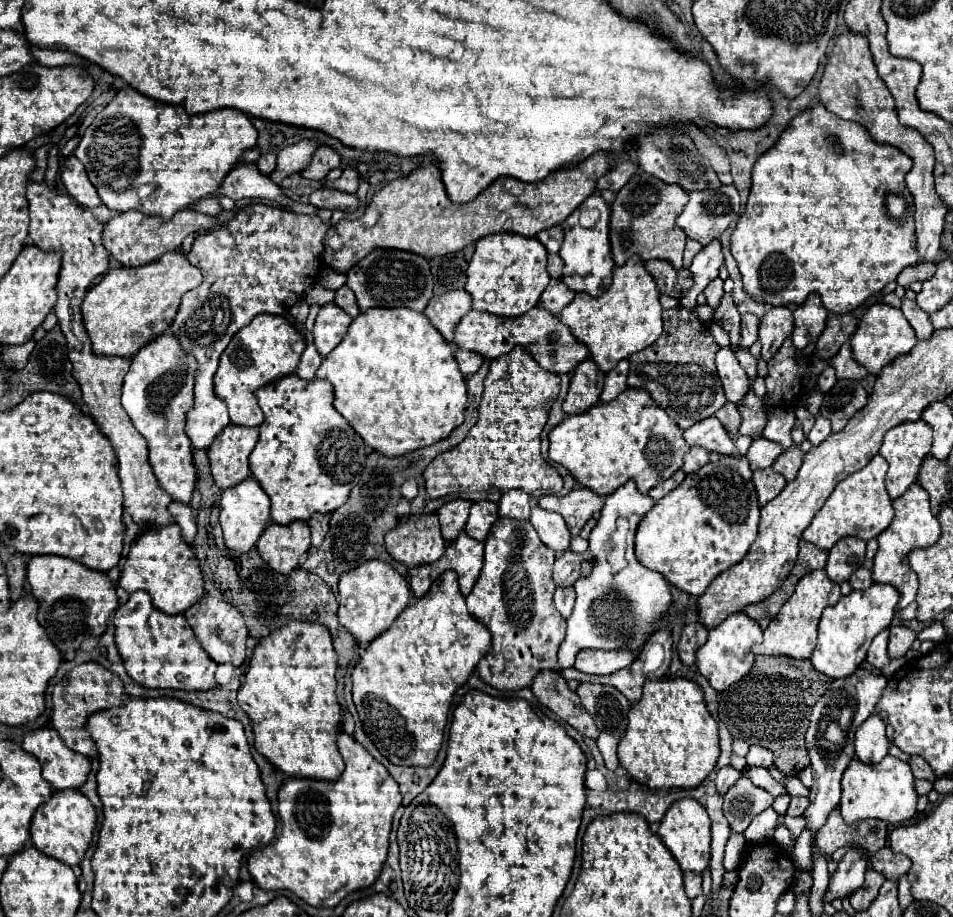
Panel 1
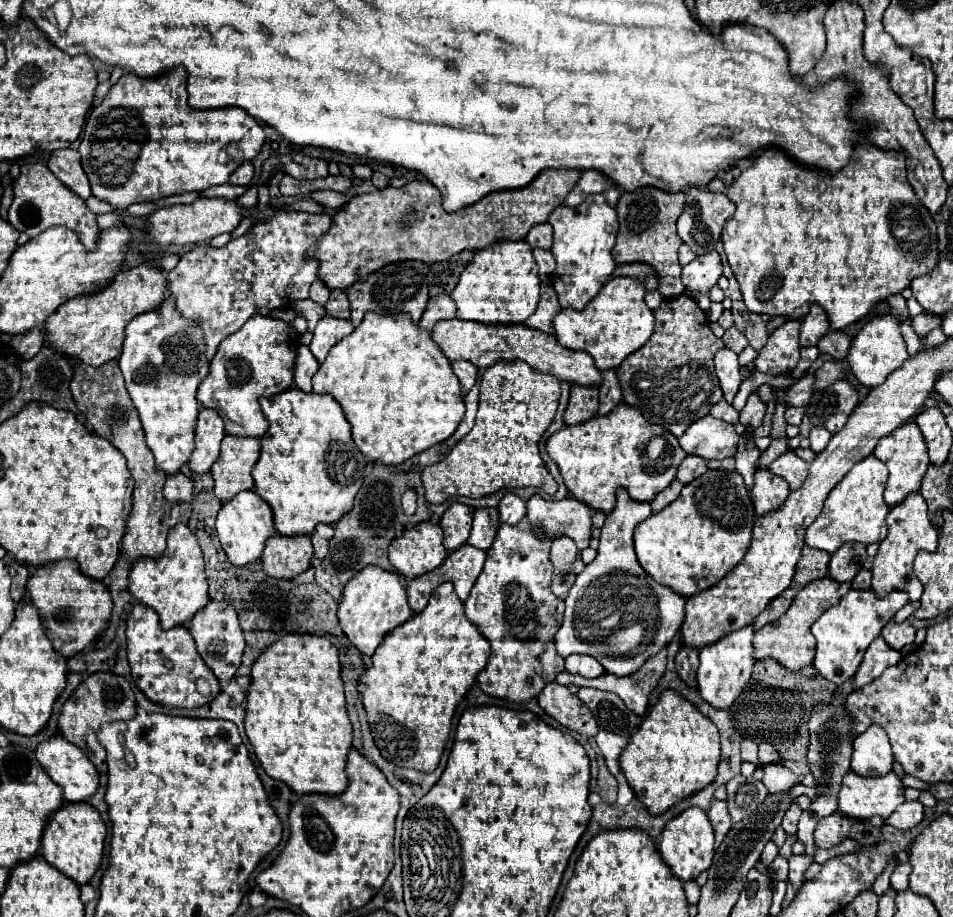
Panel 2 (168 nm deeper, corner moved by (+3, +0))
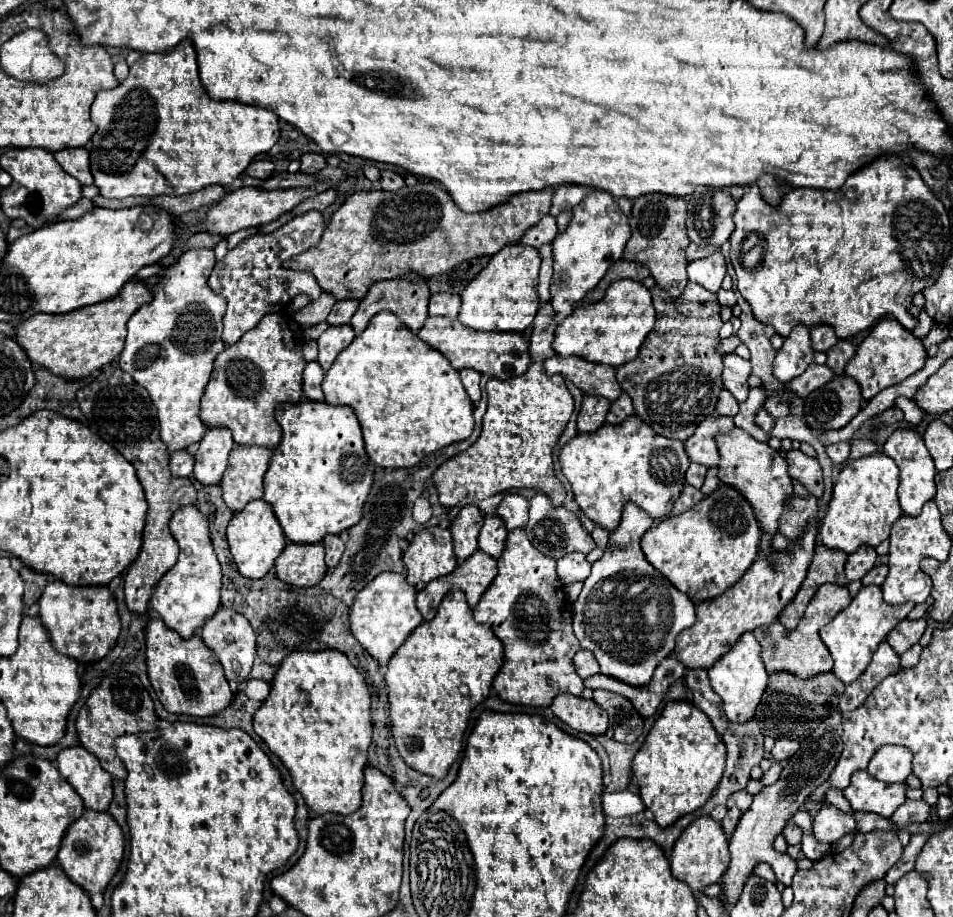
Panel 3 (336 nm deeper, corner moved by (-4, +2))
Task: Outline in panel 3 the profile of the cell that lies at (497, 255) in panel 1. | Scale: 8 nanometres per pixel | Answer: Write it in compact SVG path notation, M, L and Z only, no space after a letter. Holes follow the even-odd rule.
M520 243L500 249L484 271L480 271L460 293L462 307L458 319L470 329L478 331L518 331L522 333L538 313L538 249Z

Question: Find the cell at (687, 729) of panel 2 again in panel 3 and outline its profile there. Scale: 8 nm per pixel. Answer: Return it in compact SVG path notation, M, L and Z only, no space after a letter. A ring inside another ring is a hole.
M672 701L672 703L666 703L662 715L656 719L654 727L650 729L642 749L634 755L632 775L638 783L642 803L646 805L646 809L654 813L656 823L662 827L670 827L676 819L700 809L712 797L716 785L722 779L724 763L726 763L726 747L722 739L718 737L714 725L710 723L710 719L692 703Z

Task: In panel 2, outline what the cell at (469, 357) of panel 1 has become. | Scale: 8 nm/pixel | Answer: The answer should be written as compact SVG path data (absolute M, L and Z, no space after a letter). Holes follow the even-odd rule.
M453 361L451 365L453 365L453 373L461 381L461 389L467 393L477 381L477 367L469 361Z

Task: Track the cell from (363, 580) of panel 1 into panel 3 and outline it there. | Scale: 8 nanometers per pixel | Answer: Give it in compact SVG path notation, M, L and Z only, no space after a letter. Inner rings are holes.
M380 573L362 593L358 593L350 607L350 631L358 643L380 663L386 665L406 637L422 623L422 615L416 609L416 589L406 583L404 575Z

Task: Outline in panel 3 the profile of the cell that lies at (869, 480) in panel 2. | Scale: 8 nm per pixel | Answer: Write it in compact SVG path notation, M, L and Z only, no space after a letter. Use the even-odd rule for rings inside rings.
M874 453L846 463L836 477L830 507L820 525L822 543L832 549L854 553L860 545L876 547L886 541L894 521L902 515L896 495L898 483L898 467L884 453Z

